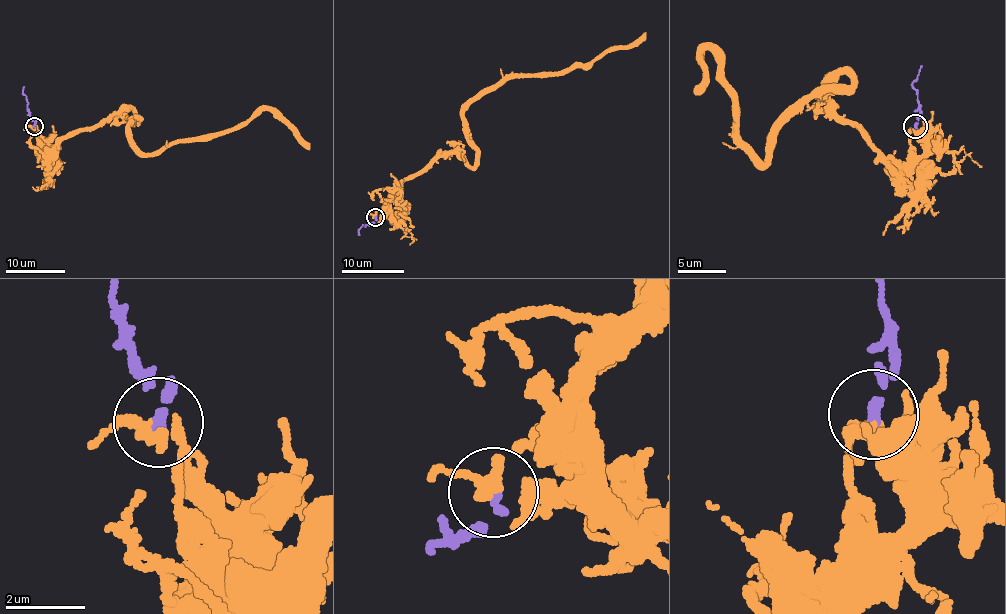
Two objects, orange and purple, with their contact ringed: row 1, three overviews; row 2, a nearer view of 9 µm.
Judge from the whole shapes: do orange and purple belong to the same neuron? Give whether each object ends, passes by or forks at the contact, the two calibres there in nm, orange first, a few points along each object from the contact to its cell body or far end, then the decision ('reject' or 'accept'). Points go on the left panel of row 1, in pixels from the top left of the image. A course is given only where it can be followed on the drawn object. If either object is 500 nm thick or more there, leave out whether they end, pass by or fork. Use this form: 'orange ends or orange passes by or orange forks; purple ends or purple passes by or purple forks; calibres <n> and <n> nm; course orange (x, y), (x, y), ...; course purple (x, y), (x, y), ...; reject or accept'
orange passes by; purple ends; calibres 240 and 200 nm; course orange (33, 126), (44, 150), (130, 109), (139, 116), (130, 125), (132, 143), (158, 153), (269, 110), (310, 149); course purple (34, 126), (24, 86); accept

